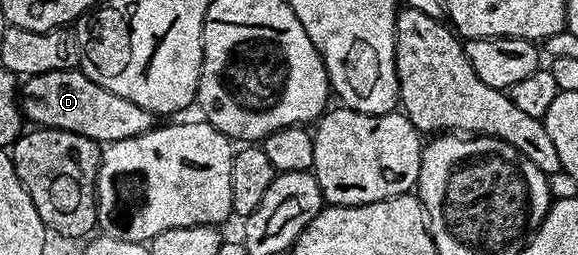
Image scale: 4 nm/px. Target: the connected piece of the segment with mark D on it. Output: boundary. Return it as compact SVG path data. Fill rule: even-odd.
M78 68L29 75L20 86L20 105L35 127L76 132L99 144L128 140L156 126L155 115L140 108L140 104L132 104L132 100L124 100L124 96L116 96L116 92L108 92L108 88L100 88Z

